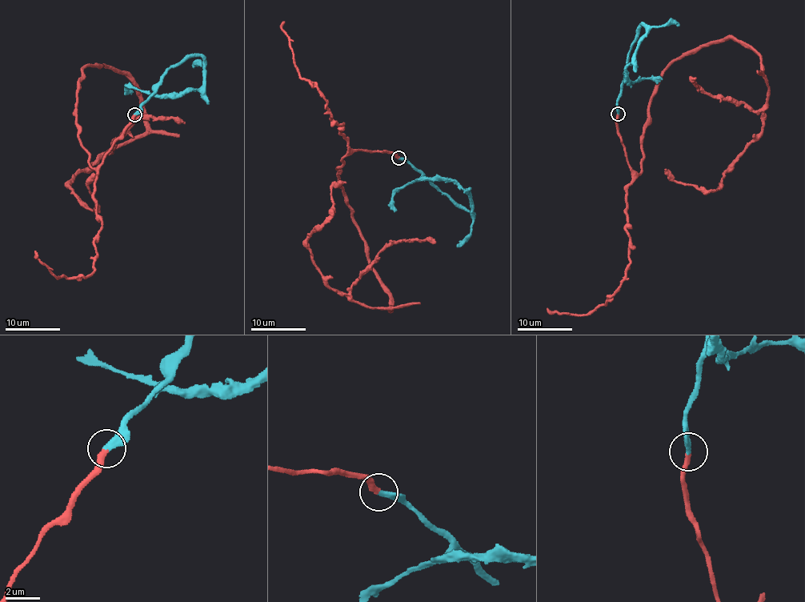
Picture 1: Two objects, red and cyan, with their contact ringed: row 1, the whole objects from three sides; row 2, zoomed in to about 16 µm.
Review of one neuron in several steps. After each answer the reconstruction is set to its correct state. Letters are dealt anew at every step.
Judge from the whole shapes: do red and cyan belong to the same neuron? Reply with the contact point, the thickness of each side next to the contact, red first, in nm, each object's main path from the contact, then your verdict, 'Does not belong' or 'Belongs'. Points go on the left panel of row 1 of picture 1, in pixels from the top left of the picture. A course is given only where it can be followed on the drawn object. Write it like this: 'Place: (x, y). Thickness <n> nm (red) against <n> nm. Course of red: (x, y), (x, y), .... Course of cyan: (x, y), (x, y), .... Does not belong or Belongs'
Place: (134, 114). Thickness 320 nm (red) against 420 nm. Course of red: (134, 114), (90, 166), (83, 68), (126, 76), (144, 108), (145, 132), (69, 186), (94, 210), (98, 174). Course of cyan: (135, 114), (154, 91), (154, 85), (161, 81), (162, 74), (188, 58), (200, 56), (206, 66), (192, 66). Belongs

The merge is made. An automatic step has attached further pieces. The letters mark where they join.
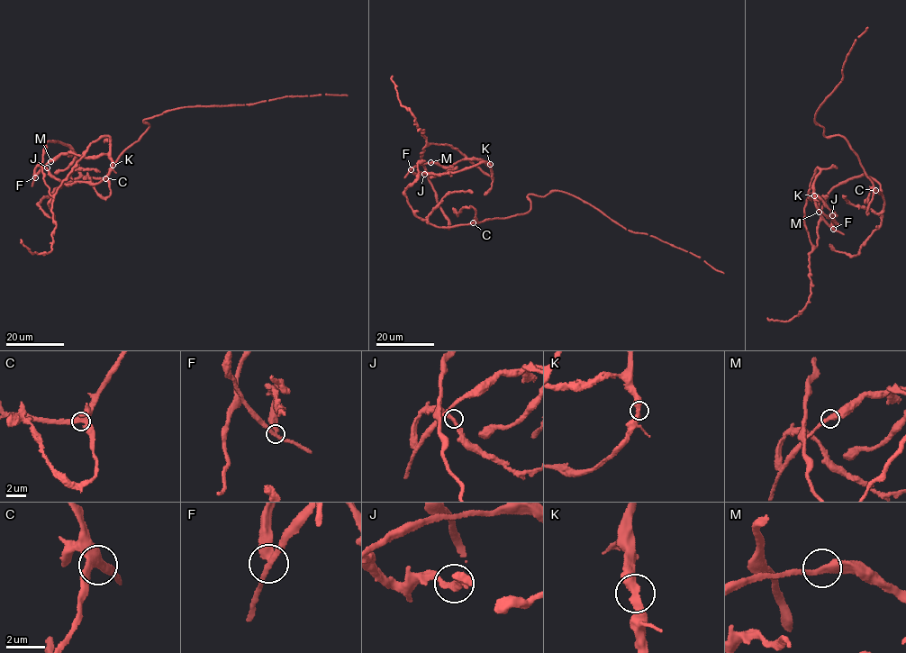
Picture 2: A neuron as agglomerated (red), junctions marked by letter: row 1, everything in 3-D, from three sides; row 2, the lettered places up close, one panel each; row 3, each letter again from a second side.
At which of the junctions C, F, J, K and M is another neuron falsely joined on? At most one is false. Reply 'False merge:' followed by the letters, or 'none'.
False merge: F

